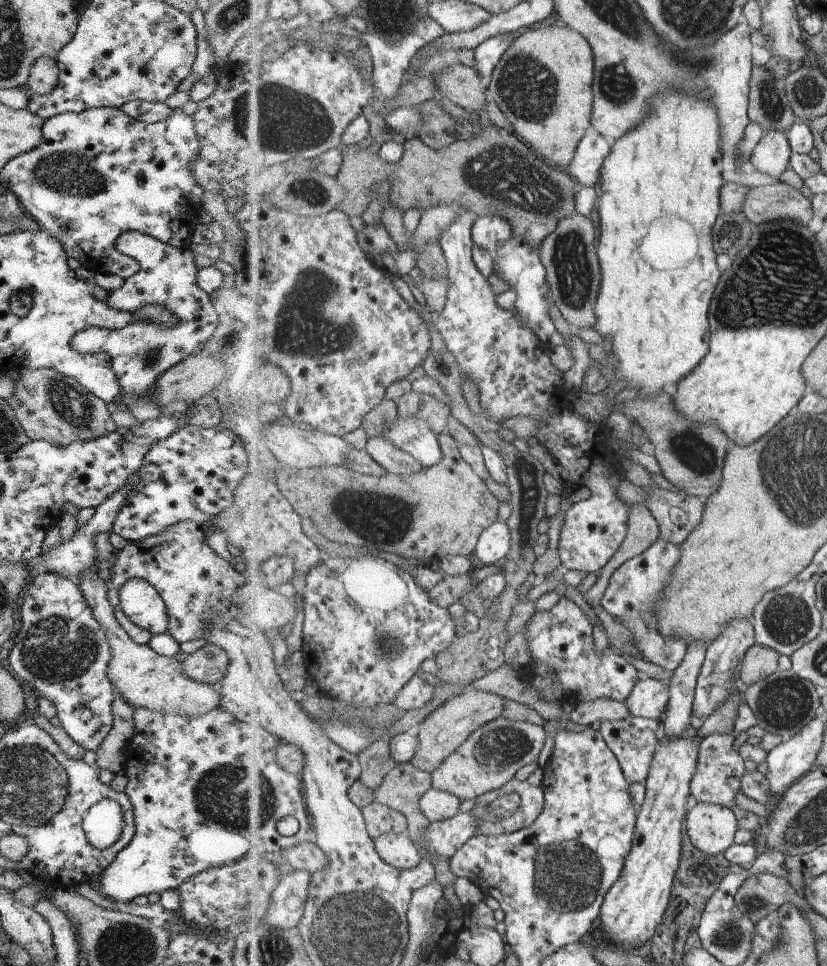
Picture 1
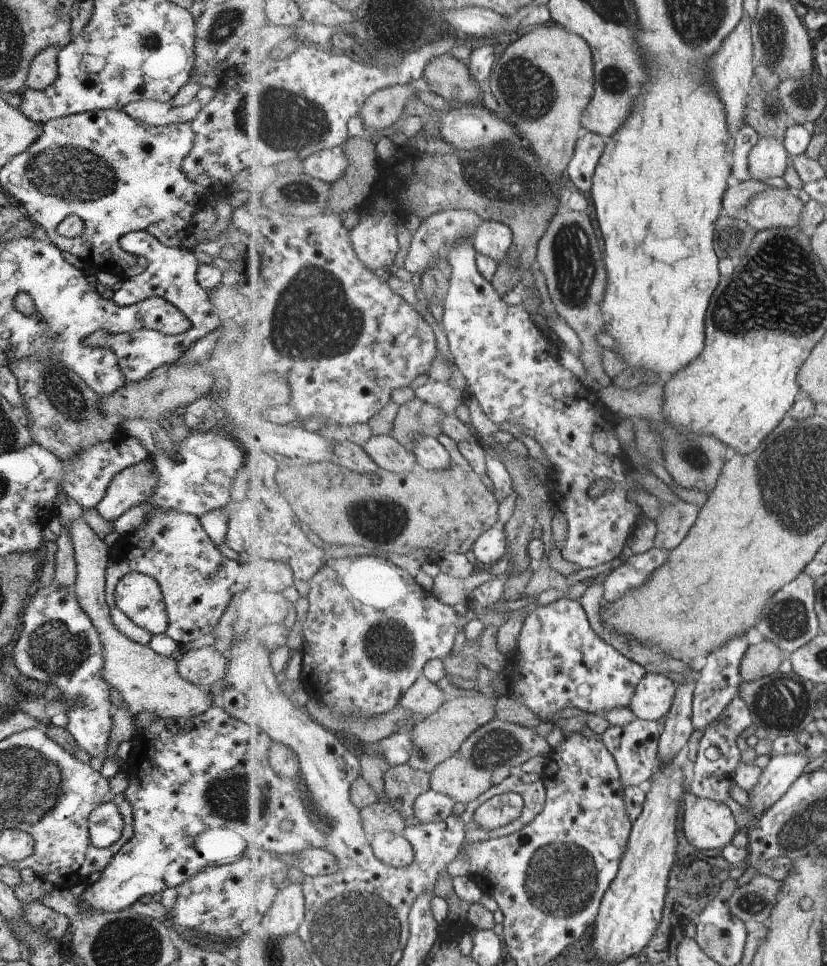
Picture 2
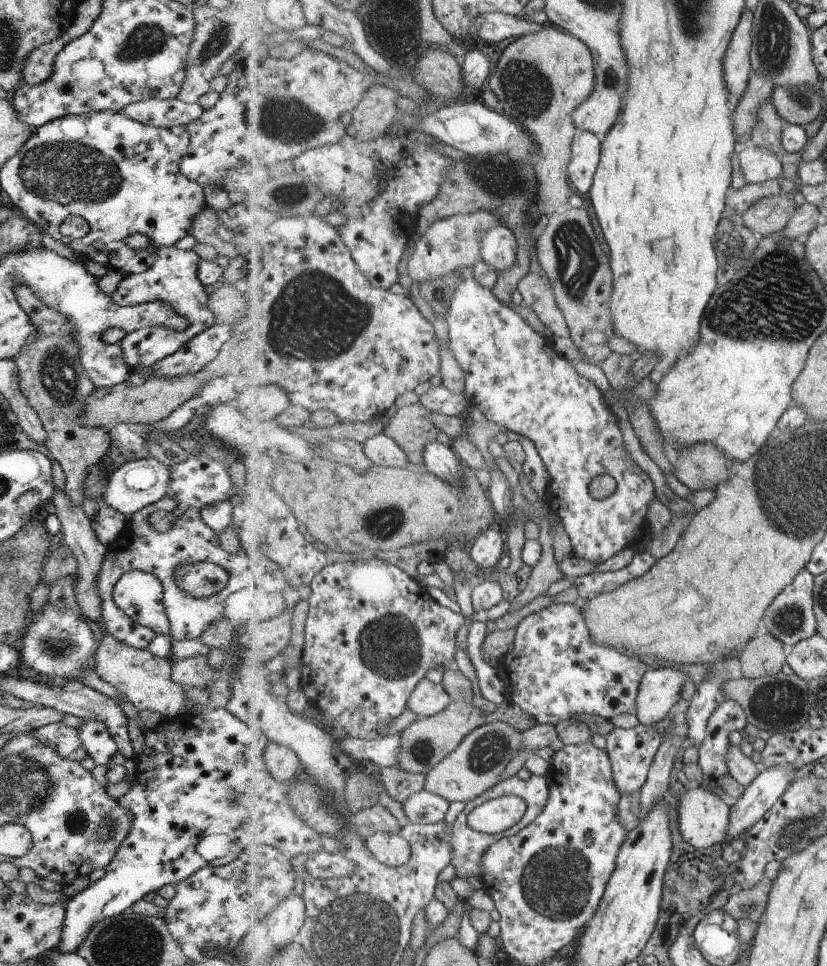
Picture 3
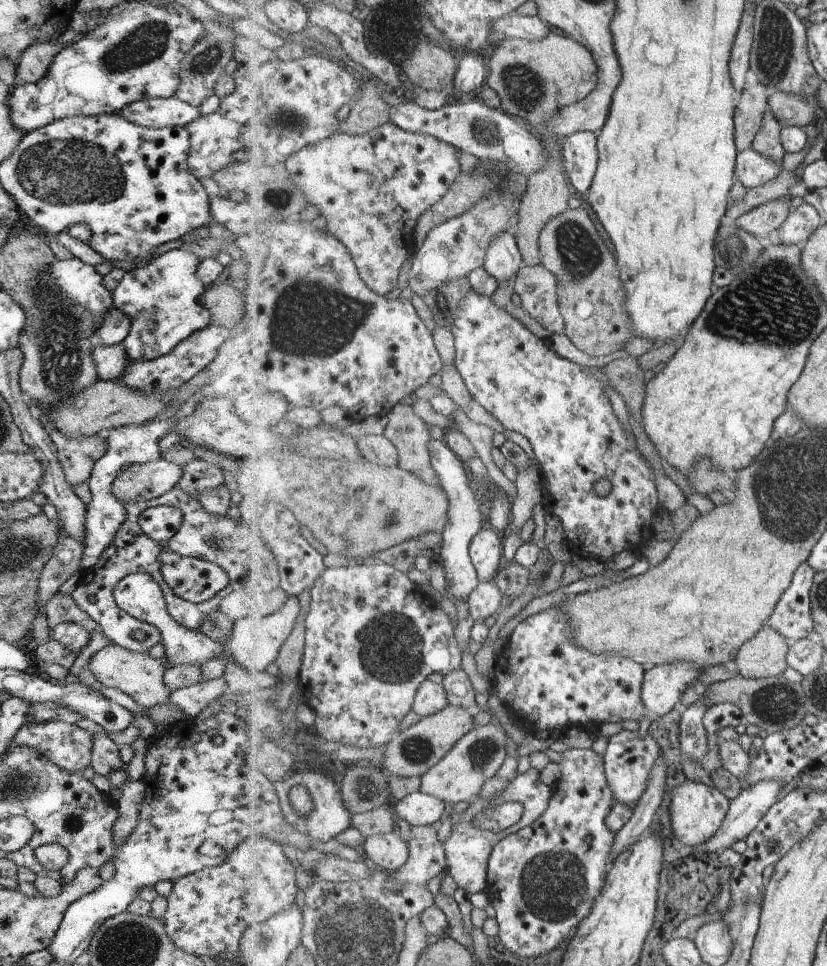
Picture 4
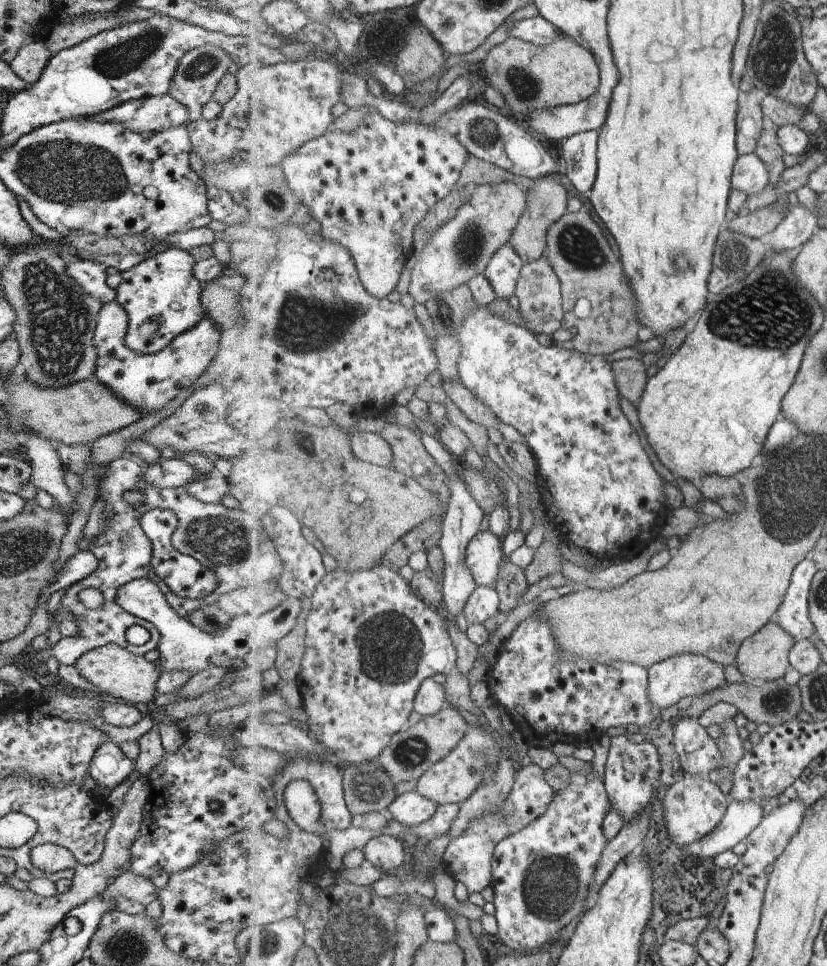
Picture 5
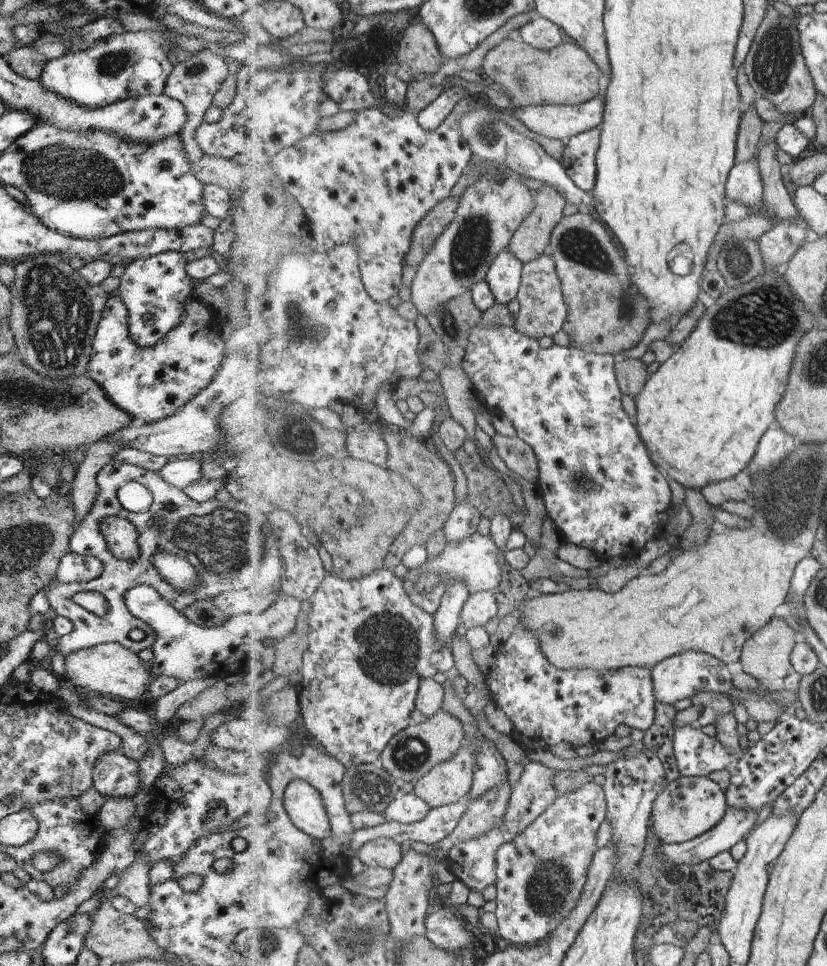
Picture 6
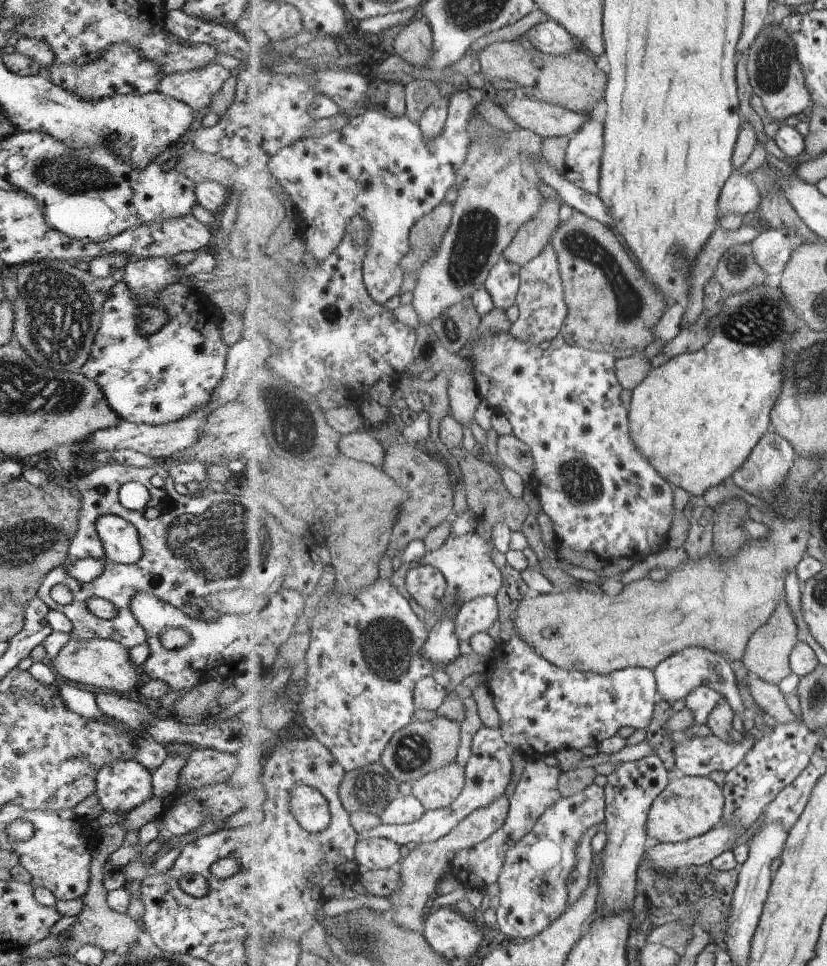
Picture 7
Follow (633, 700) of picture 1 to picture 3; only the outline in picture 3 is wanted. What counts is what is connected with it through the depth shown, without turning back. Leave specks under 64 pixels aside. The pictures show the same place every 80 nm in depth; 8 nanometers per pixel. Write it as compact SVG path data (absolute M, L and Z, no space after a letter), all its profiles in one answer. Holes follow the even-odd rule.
M671 666L649 668L641 681L637 697L640 724L653 727L671 713L671 708L681 699L687 678L685 669L681 672Z

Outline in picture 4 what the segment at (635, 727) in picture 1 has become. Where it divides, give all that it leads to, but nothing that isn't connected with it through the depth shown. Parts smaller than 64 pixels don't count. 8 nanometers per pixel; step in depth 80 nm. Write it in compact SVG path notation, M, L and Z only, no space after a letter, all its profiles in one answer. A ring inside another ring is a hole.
M623 730L609 738L605 751L604 768L609 788L617 803L633 807L635 810L648 790L650 775L660 756L659 742L651 736L646 735L644 738L639 738L637 732Z

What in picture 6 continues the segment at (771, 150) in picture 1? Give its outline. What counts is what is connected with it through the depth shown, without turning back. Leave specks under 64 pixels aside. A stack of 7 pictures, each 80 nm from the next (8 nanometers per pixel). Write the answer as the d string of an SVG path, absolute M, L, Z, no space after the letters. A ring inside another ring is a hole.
M754 159L733 167L726 186L727 204L737 203L753 211L763 205L764 179L759 159Z

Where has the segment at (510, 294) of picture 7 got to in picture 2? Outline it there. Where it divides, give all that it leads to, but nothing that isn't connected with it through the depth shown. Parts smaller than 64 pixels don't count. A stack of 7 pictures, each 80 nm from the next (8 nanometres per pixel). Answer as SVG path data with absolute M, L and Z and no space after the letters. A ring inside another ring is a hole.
M485 220L476 232L474 247L477 253L488 256L498 263L507 258L515 241L515 233L502 221Z

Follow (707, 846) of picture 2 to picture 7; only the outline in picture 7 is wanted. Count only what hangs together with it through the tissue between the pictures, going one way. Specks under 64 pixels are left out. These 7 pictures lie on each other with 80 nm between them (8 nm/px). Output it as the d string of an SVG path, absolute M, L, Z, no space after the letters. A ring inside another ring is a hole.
M686 775L669 784L655 799L648 816L648 835L659 843L682 843L703 836L720 826L725 803L724 789L711 778Z

